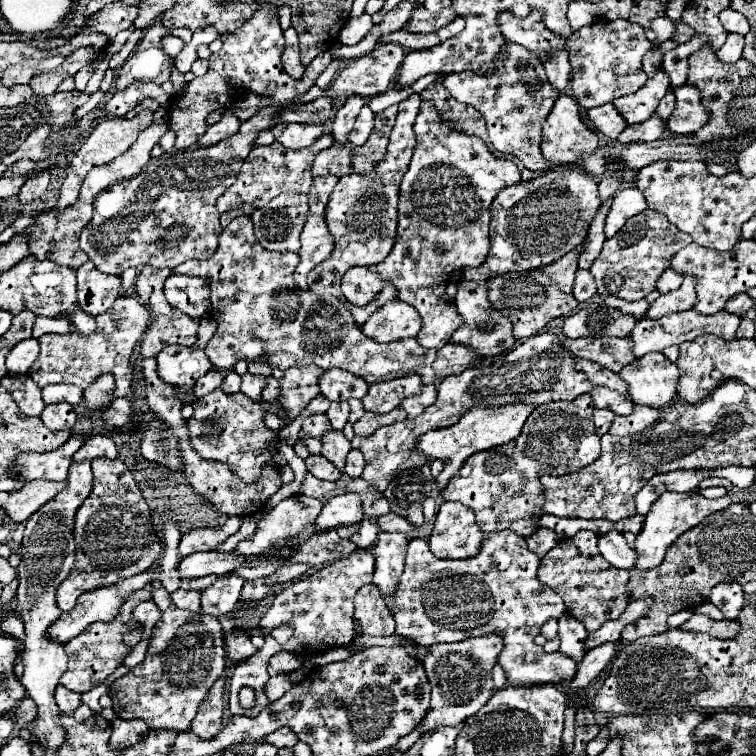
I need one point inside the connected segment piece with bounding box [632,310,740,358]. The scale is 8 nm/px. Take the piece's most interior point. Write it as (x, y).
(650, 335)

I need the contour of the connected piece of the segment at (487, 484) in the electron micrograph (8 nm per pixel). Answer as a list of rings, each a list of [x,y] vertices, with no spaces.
[[[582,394],[570,404],[550,402],[534,408],[522,426],[518,440],[470,456],[442,490],[442,500],[460,502],[474,510],[482,532],[500,532],[510,528],[522,538],[530,536],[540,528],[540,476],[570,474],[592,464],[600,454],[600,436],[594,430],[592,412],[594,402],[590,394]]]

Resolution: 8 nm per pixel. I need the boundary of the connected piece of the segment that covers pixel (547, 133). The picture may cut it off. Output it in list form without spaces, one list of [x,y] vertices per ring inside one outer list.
[[[560,94],[560,98],[556,100],[552,112],[548,114],[548,118],[544,122],[544,130],[542,130],[540,148],[542,148],[544,158],[556,166],[572,164],[582,152],[594,152],[596,146],[598,146],[598,134],[584,124],[578,102],[568,94]]]

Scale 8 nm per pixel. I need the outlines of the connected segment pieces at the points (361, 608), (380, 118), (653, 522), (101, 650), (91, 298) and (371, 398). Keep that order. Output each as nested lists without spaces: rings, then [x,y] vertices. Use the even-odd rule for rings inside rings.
[[[376,584],[362,586],[354,598],[354,606],[356,606],[354,616],[358,620],[358,626],[362,628],[362,634],[368,634],[368,636],[394,634],[394,628],[396,628],[394,618],[386,608]]]
[[[394,106],[378,112],[374,130],[364,146],[334,144],[328,150],[320,152],[314,160],[314,176],[334,174],[334,176],[342,178],[344,174],[362,172],[366,168],[372,168],[372,164],[378,164],[378,160],[382,160],[382,156],[386,156],[388,136],[394,126],[394,118],[396,118]]]
[[[690,490],[690,492],[664,492],[662,498],[658,498],[652,506],[650,506],[650,512],[646,514],[646,520],[644,520],[644,528],[642,532],[636,536],[636,544],[634,544],[634,550],[638,554],[638,560],[636,560],[636,568],[638,570],[650,570],[650,568],[656,568],[658,564],[662,564],[664,560],[664,554],[666,554],[666,548],[670,548],[670,544],[686,530],[694,528],[696,524],[700,524],[708,514],[716,512],[716,510],[722,510],[726,508],[722,504],[722,500],[708,500],[704,498],[702,494],[698,494],[696,490]]]
[[[146,586],[138,592],[134,592],[120,608],[120,614],[114,622],[96,622],[90,624],[84,632],[80,632],[74,640],[66,642],[66,650],[72,652],[70,654],[70,664],[68,664],[68,672],[65,672],[60,678],[59,683],[68,688],[69,690],[83,694],[100,686],[120,664],[122,660],[132,652],[132,646],[128,646],[124,642],[124,634],[130,634],[134,630],[144,630],[144,626],[132,616],[132,610],[136,604],[150,600],[152,598],[152,586]],[[80,652],[82,652],[82,660],[80,660]]]
[[[90,260],[76,270],[76,278],[78,278],[78,302],[84,312],[94,316],[106,312],[116,302],[122,286],[122,280],[118,276],[98,272],[94,264],[90,264]]]
[[[418,374],[394,378],[394,380],[382,380],[370,384],[368,394],[364,396],[362,404],[364,410],[370,412],[390,412],[392,408],[398,408],[406,396],[414,396],[422,392],[422,378]]]

